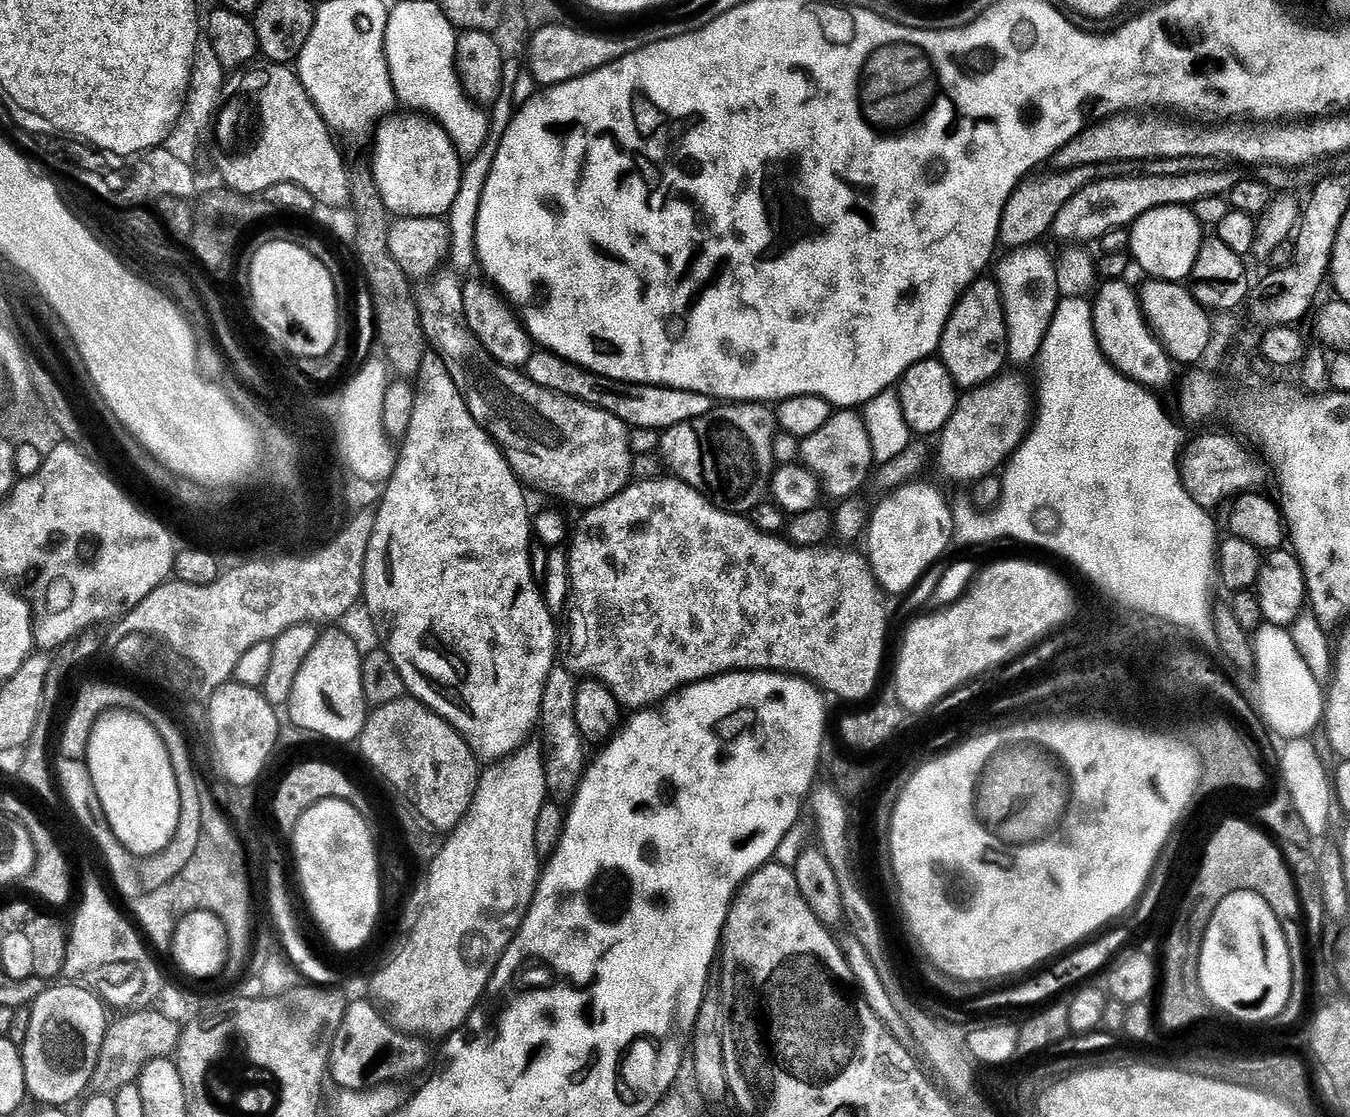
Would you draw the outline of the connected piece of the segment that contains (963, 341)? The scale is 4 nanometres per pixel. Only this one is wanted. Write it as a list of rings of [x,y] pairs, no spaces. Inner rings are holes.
[[[978,279],[960,296],[940,339],[938,359],[950,370],[952,380],[962,390],[991,385],[1004,363],[1009,363],[1008,319],[1004,316],[1004,299],[995,279]]]

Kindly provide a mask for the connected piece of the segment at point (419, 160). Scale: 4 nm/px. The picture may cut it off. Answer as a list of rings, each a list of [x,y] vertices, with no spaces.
[[[383,128],[374,136],[376,158],[371,167],[384,207],[397,217],[447,217],[464,184],[462,157],[456,145],[440,130],[421,140],[407,140],[402,129]]]

